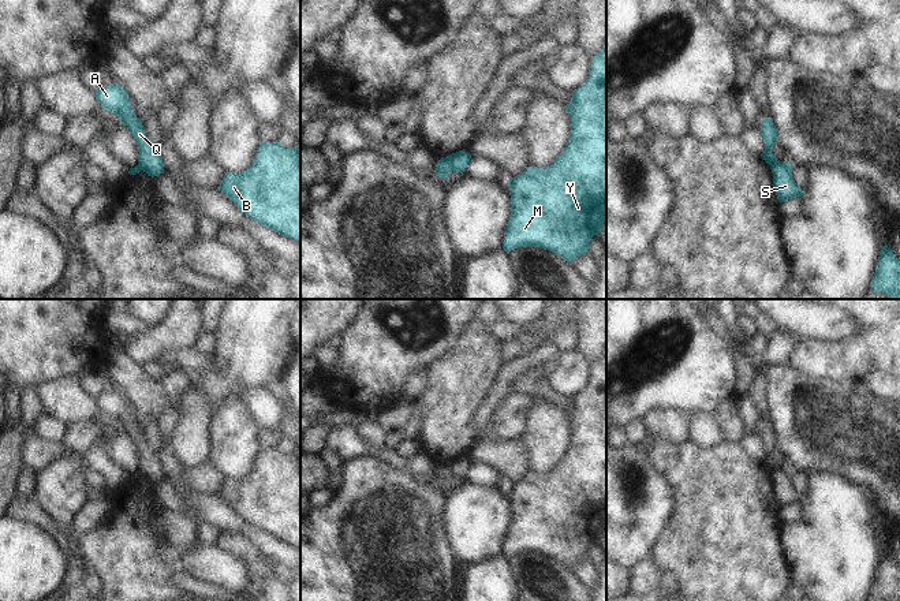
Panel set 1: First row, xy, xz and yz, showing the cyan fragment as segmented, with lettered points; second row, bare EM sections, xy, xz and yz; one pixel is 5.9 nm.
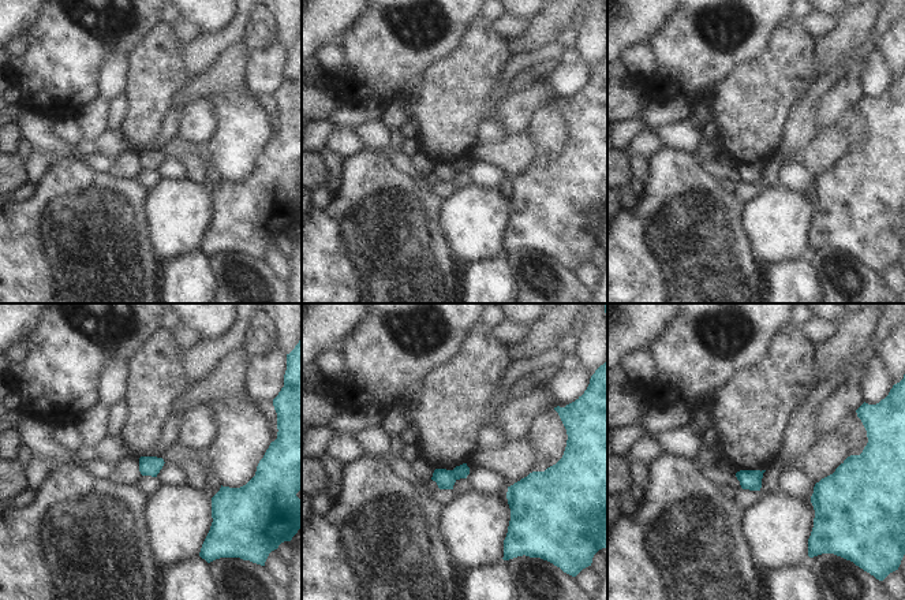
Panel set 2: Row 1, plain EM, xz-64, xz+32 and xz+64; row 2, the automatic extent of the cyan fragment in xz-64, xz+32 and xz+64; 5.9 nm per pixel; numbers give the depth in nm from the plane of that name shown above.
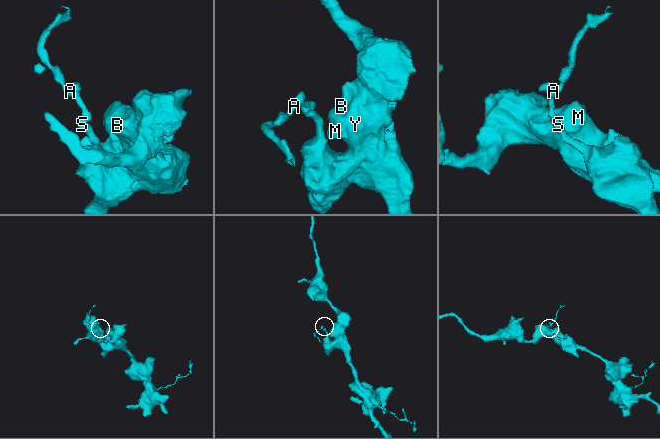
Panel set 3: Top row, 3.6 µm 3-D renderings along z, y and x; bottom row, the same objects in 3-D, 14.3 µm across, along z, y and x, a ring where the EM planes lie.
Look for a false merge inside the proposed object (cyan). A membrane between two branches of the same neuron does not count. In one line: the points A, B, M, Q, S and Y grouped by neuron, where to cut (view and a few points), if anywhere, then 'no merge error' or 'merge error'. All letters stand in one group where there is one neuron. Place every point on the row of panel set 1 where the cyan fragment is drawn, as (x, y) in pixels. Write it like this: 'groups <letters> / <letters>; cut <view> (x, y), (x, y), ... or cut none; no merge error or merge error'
groups A Q / B M S Y; cut xz (444, 157), (452, 170); merge error

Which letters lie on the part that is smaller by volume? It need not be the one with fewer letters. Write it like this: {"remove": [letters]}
{"remove": ["A", "Q"]}

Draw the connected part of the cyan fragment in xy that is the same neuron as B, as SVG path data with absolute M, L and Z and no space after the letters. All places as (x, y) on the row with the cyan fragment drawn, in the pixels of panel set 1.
M277 141L259 143L249 169L225 173L219 190L247 217L300 243L300 152L285 149Z

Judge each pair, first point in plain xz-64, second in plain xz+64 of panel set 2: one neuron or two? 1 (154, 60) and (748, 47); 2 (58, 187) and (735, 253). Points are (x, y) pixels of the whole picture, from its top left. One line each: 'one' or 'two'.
1: two
2: one

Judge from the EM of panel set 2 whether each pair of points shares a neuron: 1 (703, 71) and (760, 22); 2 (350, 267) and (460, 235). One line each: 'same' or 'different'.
1: same
2: different

